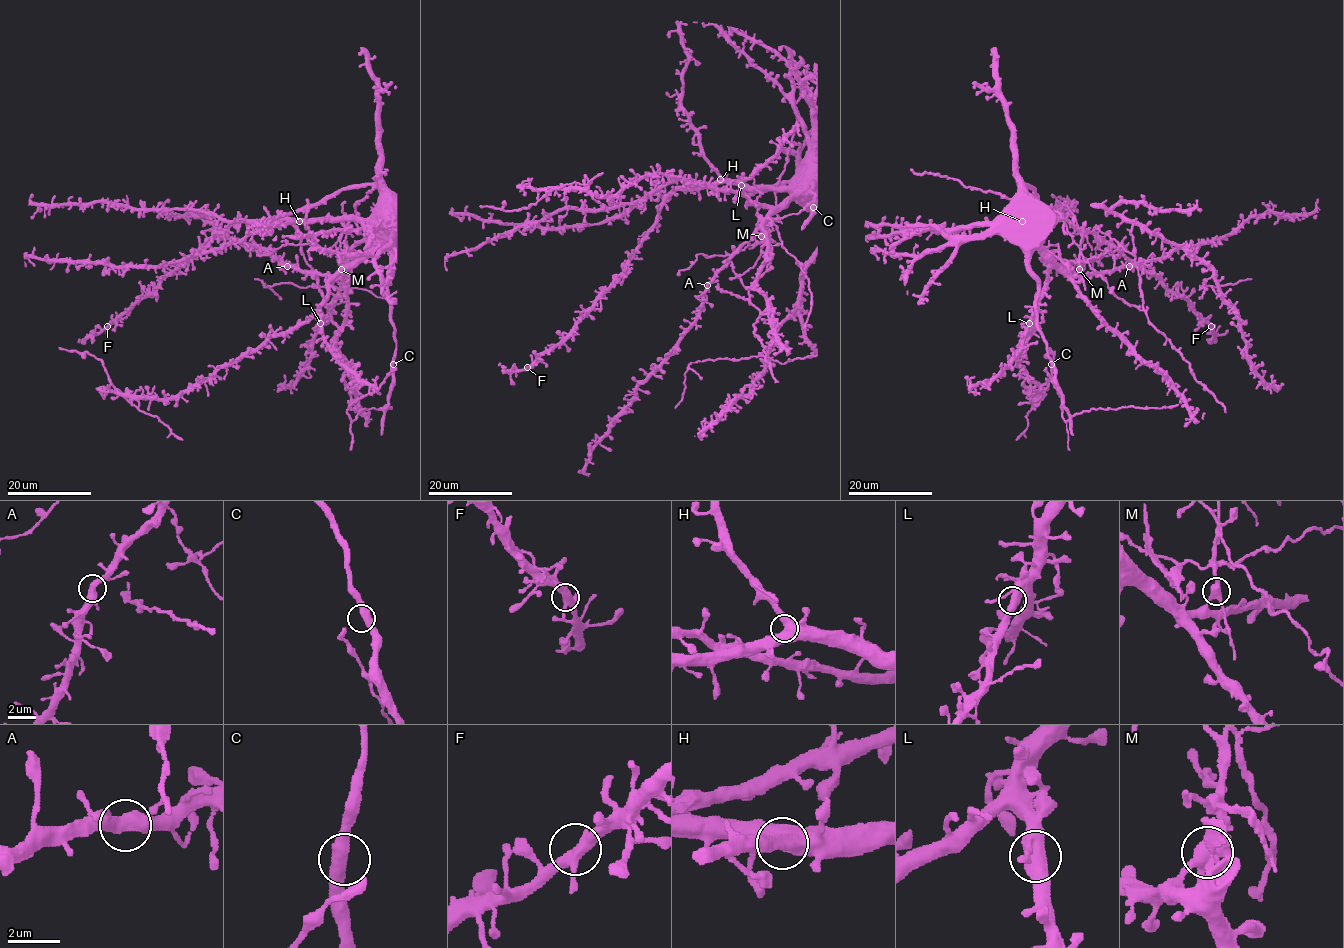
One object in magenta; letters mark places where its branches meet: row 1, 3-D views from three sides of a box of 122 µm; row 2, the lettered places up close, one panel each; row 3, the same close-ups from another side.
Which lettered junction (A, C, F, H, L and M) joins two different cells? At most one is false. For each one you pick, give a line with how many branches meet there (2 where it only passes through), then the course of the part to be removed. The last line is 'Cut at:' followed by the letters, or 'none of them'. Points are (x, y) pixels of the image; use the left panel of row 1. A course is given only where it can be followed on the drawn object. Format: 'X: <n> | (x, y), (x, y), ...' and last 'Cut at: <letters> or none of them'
M: 3 | (340, 270), (344, 253), (351, 267), (350, 291), (328, 306), (339, 327), (334, 350), (354, 412)
Cut at: M

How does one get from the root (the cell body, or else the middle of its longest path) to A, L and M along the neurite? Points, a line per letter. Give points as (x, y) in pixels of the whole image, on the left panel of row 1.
A: (384, 218), (377, 227), (373, 244), (338, 275), (309, 274), (287, 266)
L: (384, 218), (377, 227), (373, 244), (331, 281), (329, 295), (319, 311), (320, 323)
M: (384, 218), (377, 227), (373, 244), (340, 270)

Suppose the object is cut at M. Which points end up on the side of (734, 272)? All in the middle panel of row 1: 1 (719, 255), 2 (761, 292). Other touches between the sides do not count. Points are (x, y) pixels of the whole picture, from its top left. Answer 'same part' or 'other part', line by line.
1: same part
2: other part

